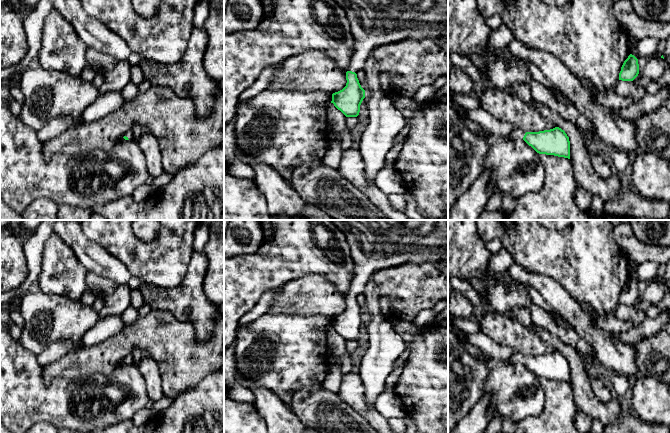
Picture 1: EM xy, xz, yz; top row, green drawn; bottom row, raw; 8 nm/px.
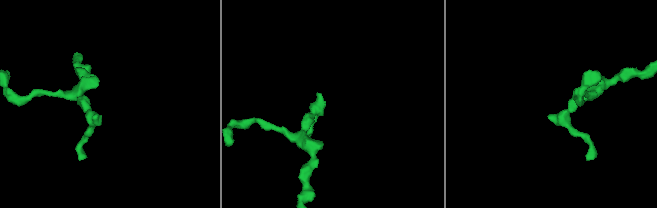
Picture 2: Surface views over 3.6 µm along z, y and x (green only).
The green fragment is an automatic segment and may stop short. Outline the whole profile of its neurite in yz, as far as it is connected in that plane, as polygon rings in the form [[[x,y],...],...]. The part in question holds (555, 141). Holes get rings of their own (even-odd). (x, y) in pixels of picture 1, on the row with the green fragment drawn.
[[[559,127],[539,132],[526,132],[520,129],[513,130],[508,137],[512,140],[524,140],[537,153],[554,155],[570,159],[569,137]]]

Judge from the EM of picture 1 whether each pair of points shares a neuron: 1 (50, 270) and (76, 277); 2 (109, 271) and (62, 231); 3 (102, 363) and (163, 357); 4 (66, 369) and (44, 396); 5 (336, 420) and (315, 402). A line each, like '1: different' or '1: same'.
1: same
2: same
3: same
4: different
5: same

